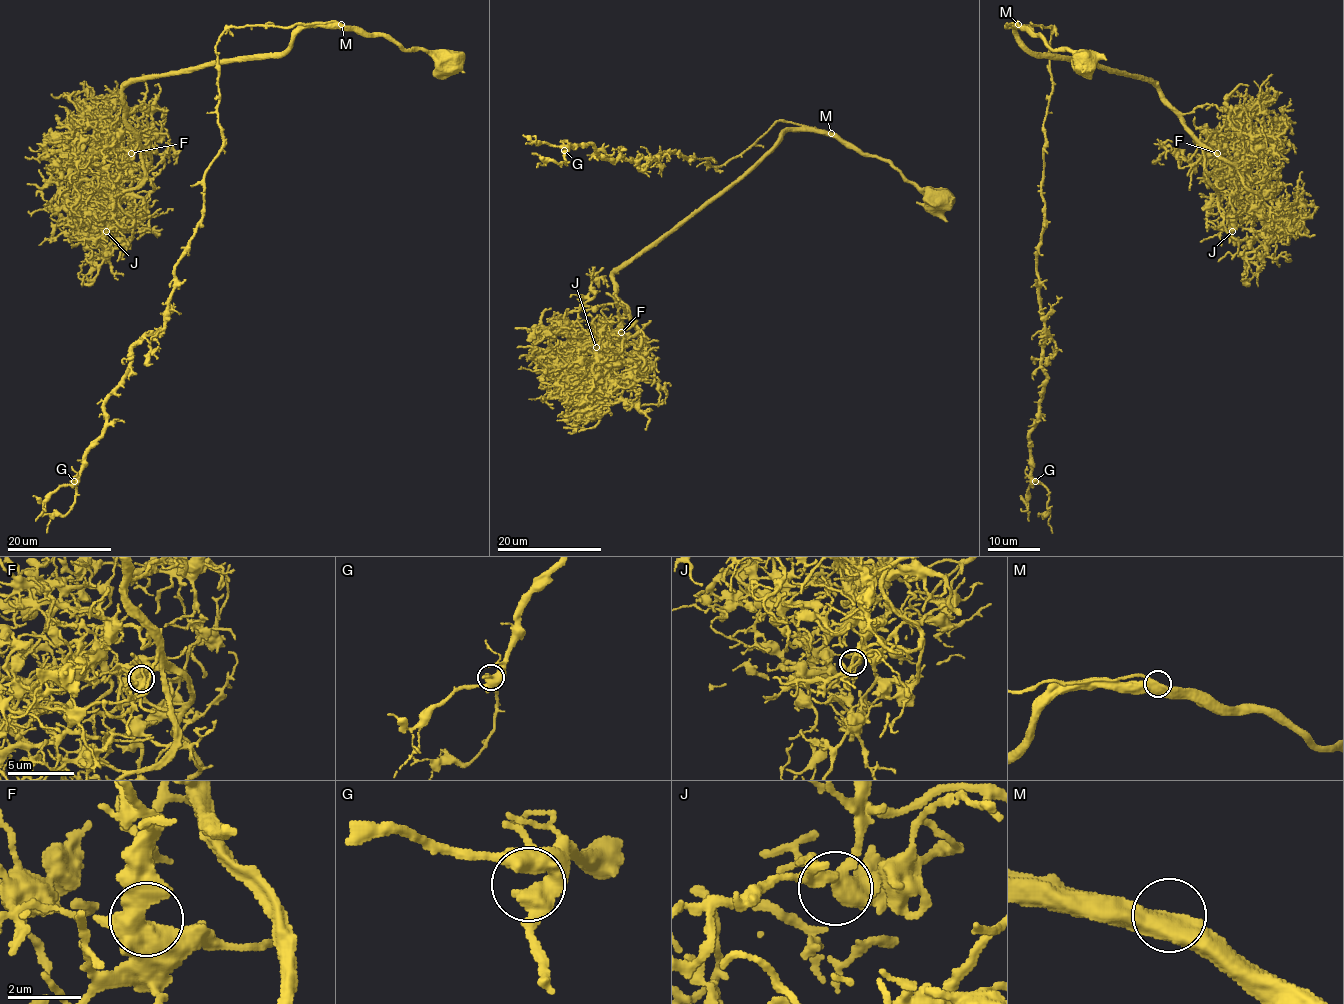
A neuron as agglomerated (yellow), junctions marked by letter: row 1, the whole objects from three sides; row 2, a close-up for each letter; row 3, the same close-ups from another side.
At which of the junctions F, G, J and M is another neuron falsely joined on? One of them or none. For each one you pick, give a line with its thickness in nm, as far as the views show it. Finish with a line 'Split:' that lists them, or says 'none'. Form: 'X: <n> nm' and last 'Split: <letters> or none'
M: 550 nm
Split: M

